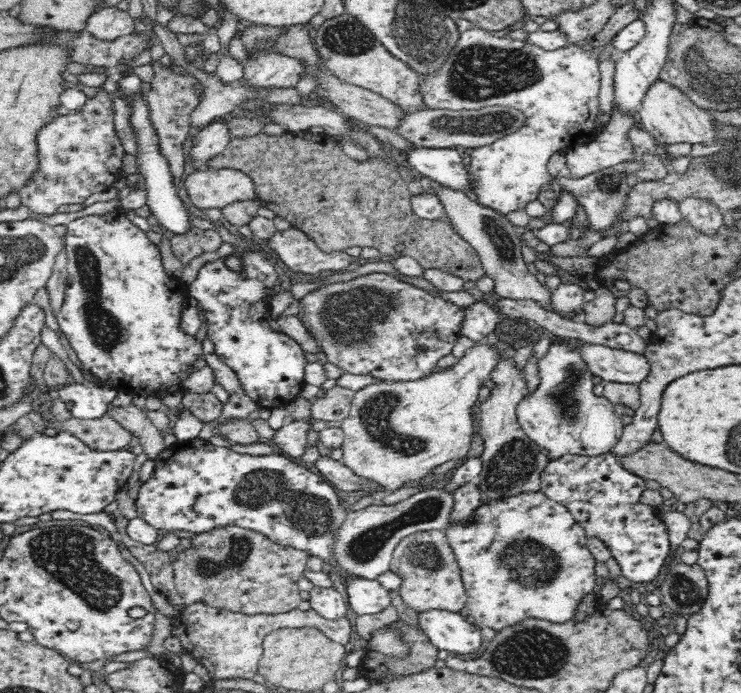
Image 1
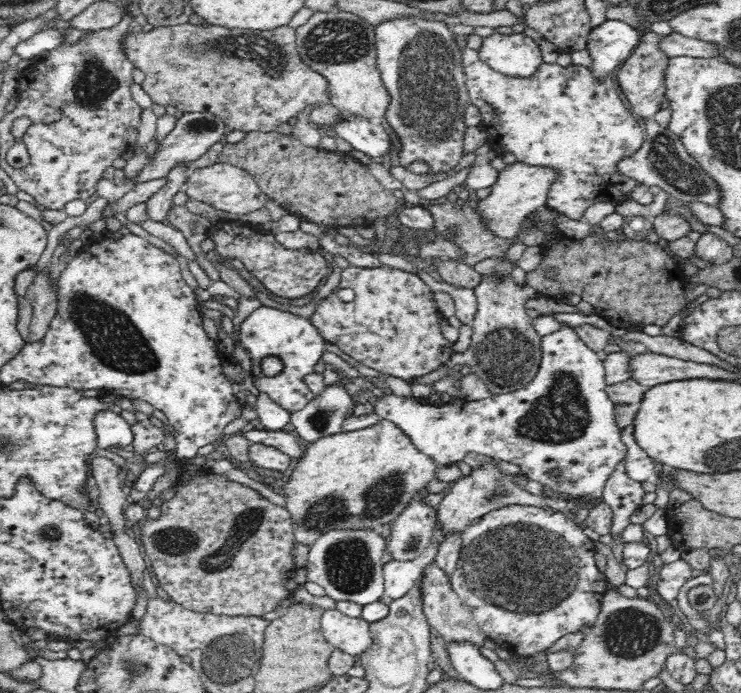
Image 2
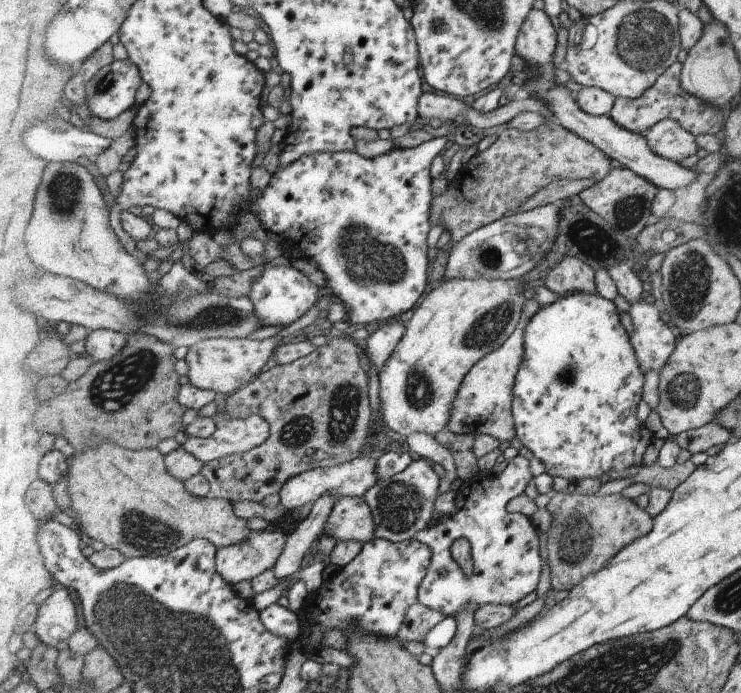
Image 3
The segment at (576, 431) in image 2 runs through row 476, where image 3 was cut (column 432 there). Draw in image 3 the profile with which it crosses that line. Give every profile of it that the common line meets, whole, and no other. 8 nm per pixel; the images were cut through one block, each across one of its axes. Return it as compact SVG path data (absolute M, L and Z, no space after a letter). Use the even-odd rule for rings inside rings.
M517 454L509 460L505 470L500 475L491 475L479 470L472 478L469 478L456 493L455 509L439 519L437 526L429 527L419 532L416 537L429 546L433 552L430 570L423 579L418 592L418 602L429 608L446 612L448 616L455 617L463 607L473 607L477 612L484 604L513 605L531 592L537 590L541 582L543 572L543 556L541 556L541 536L539 530L533 526L531 518L520 513L509 514L507 504L515 496L526 492L529 481L533 479L529 460L525 456ZM465 538L471 548L473 570L470 577L461 570L461 566L451 556L451 546L455 540Z

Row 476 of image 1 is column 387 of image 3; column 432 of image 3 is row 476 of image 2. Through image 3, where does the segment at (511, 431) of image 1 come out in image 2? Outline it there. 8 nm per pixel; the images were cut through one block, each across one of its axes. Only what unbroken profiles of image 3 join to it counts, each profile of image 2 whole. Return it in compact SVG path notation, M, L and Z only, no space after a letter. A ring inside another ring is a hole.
M494 461L484 462L478 468L471 468L468 476L462 476L459 480L450 483L444 498L436 508L437 516L440 519L440 523L442 523L442 527L444 527L444 532L452 529L462 532L465 526L468 526L468 523L473 520L482 518L482 516L494 510L506 508L506 506L545 506L545 500L542 496L530 494L524 488L520 488L520 484L516 482L518 476L502 474L498 464Z

